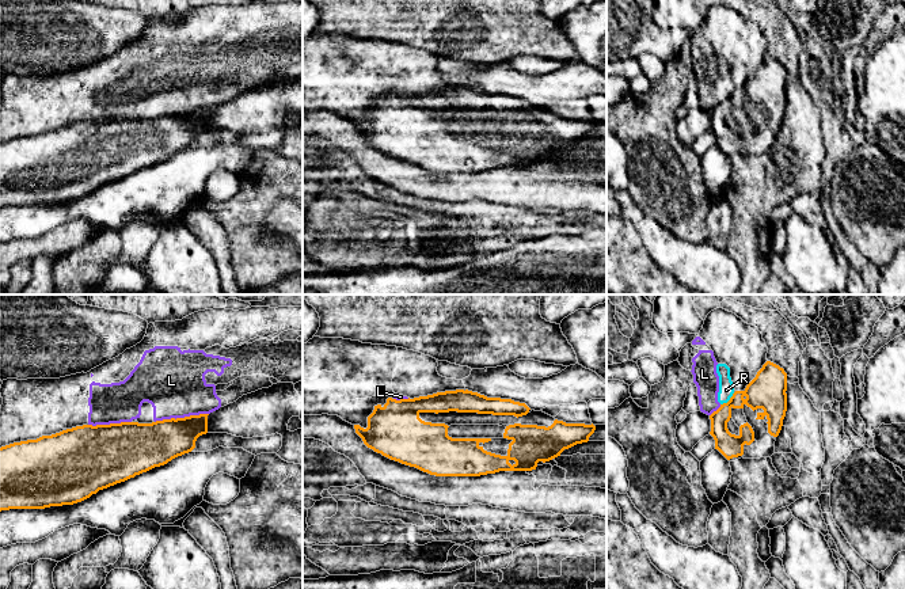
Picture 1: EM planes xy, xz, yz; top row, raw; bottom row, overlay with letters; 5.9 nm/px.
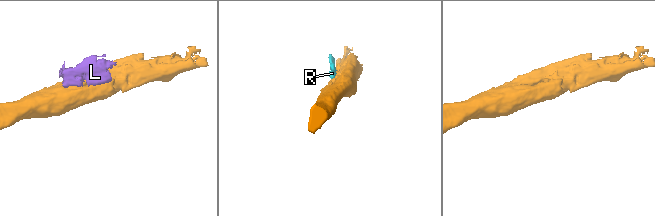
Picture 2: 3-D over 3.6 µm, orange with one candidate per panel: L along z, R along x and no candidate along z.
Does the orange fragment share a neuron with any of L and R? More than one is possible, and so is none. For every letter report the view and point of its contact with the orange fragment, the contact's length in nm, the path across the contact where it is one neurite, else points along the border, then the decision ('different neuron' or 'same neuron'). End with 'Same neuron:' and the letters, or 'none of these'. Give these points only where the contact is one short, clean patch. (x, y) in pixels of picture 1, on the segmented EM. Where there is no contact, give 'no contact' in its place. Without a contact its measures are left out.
L: contact xy (181, 418); length 320 nm; different neuron
R: contact yz (729, 401); length 120 nm; border yz (734, 392), (721, 405); different neuron
Same neuron: none of these

